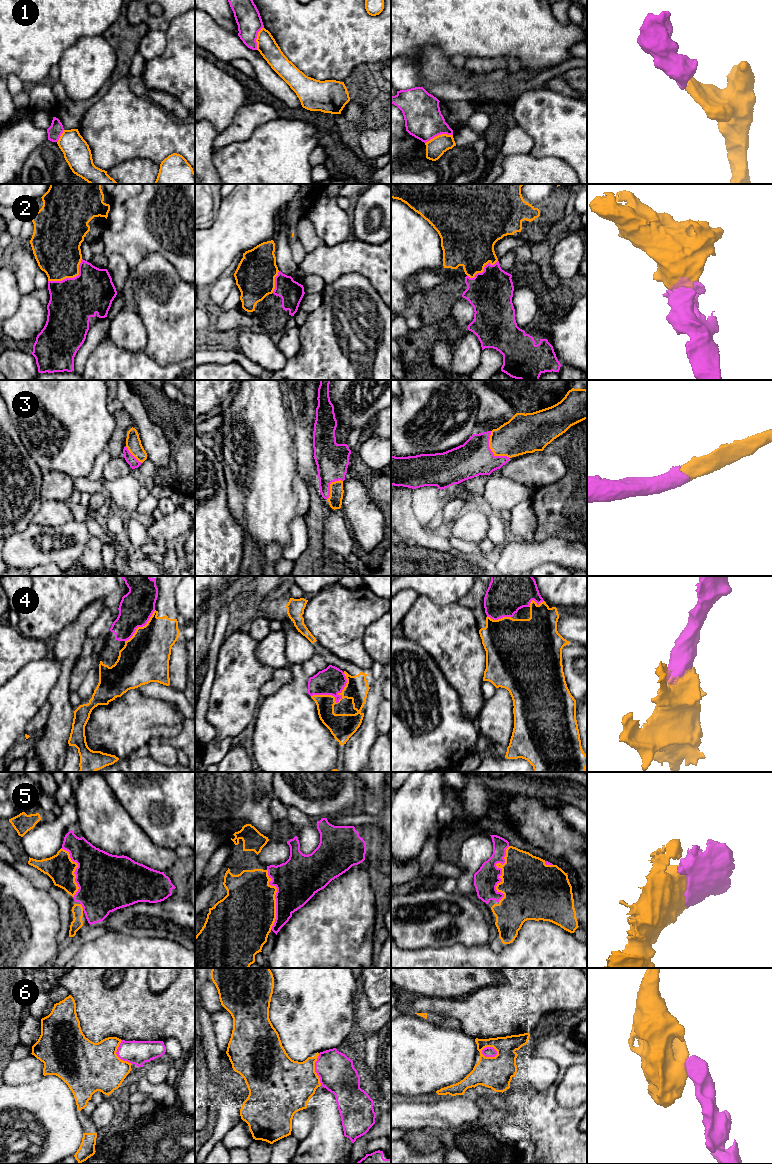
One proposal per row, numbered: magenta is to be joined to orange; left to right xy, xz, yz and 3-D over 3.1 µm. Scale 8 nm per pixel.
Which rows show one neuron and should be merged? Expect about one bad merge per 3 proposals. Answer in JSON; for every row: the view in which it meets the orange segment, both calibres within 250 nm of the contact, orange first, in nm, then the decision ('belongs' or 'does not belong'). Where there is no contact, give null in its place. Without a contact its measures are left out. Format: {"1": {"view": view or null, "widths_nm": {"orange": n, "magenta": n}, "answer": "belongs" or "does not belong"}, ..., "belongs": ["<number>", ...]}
{"1": {"view": "yz", "widths_nm": {"orange": 160, "magenta": 300}, "answer": "does not belong"}, "2": {"view": "xy", "widths_nm": {"orange": 380, "magenta": 380}, "answer": "belongs"}, "3": {"view": "yz", "widths_nm": {"orange": 300, "magenta": 280}, "answer": "belongs"}, "4": {"view": "xz", "widths_nm": {"orange": 200, "magenta": 220}, "answer": "belongs"}, "5": {"view": "yz", "widths_nm": {"orange": 440, "magenta": 190}, "answer": "belongs"}, "6": {"view": "yz", "widths_nm": {"orange": 260, "magenta": 80}, "answer": "does not belong"}, "belongs": ["2", "3", "4", "5"]}

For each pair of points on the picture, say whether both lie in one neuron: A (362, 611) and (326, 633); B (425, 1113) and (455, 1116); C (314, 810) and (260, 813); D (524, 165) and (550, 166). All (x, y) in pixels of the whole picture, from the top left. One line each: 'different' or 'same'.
A: same
B: same
C: different
D: same

